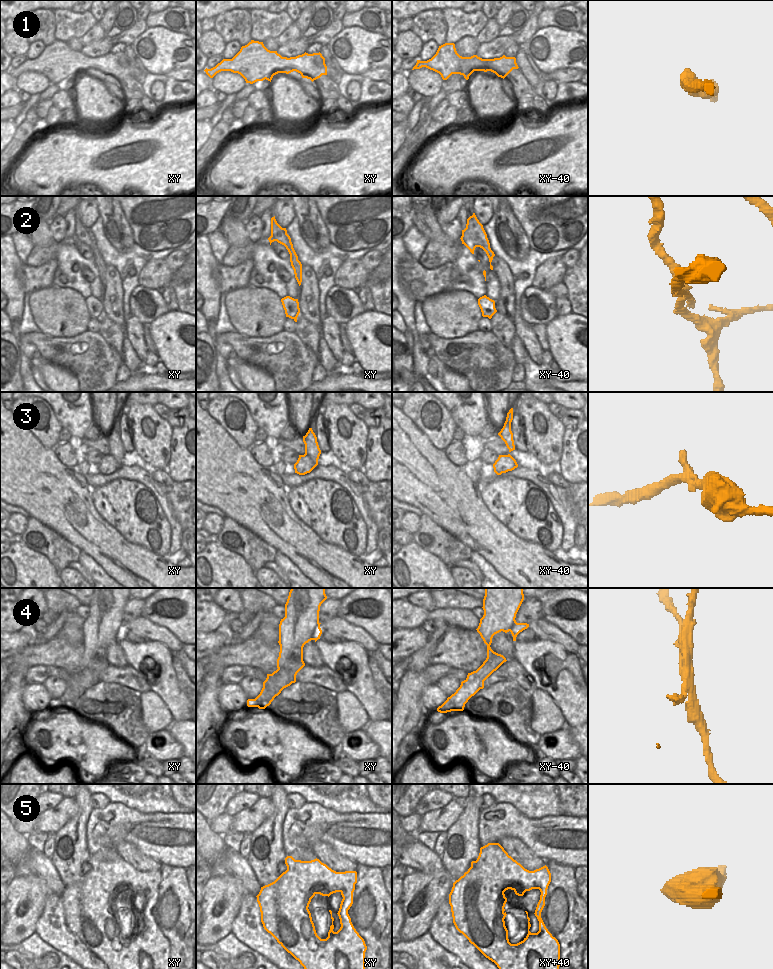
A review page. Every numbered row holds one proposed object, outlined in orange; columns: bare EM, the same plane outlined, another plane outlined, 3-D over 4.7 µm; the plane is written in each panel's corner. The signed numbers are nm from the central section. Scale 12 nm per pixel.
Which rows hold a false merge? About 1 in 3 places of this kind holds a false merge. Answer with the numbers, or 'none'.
2, 4

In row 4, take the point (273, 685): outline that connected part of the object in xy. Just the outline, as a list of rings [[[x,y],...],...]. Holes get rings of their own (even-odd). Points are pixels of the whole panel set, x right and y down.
[[[289,660],[284,667],[277,669],[272,674],[267,674],[260,694],[255,699],[247,700],[248,707],[265,709],[286,686],[294,682],[298,672],[293,670],[291,662],[292,660]]]

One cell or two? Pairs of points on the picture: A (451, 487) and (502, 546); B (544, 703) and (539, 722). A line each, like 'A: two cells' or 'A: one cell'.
A: one cell
B: one cell

